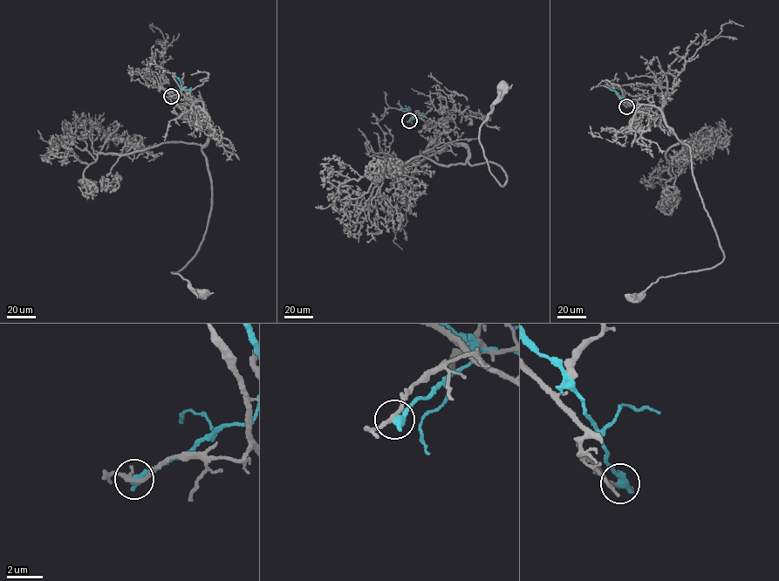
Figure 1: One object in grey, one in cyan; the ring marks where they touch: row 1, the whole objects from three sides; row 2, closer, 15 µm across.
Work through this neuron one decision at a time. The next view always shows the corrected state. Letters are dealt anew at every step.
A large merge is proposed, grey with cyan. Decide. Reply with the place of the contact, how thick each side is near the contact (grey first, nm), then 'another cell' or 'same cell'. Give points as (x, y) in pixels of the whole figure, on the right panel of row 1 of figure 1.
(626, 106) | 240/500 nm | another cell

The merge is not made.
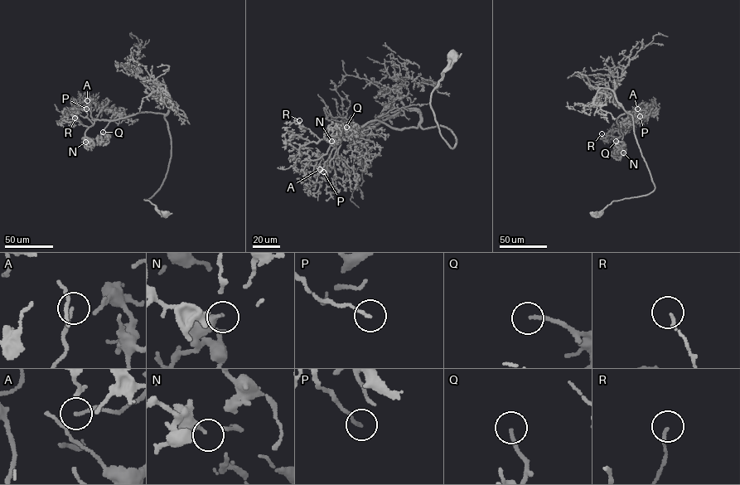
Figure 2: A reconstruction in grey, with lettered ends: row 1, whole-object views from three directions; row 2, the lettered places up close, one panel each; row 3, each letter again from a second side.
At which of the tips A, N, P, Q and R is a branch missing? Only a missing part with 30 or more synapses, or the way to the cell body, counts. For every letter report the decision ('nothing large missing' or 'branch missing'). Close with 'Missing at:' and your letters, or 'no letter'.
A: nothing large missing
N: nothing large missing
P: nothing large missing
Q: branch missing
R: nothing large missing
Missing at: Q

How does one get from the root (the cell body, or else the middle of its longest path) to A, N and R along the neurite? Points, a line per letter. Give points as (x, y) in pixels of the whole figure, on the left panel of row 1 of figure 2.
A: (165, 213), (144, 200), (160, 187), (167, 172), (171, 146), (165, 114), (93, 119), (87, 100)
N: (165, 213), (144, 200), (167, 172), (165, 114), (95, 119), (85, 148), (85, 142)
R: (165, 213), (144, 200), (167, 172), (165, 114), (140, 112), (89, 127), (74, 118)

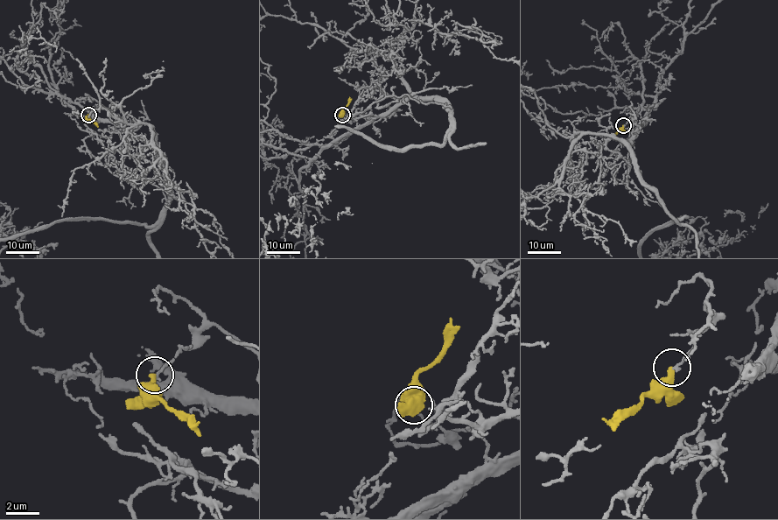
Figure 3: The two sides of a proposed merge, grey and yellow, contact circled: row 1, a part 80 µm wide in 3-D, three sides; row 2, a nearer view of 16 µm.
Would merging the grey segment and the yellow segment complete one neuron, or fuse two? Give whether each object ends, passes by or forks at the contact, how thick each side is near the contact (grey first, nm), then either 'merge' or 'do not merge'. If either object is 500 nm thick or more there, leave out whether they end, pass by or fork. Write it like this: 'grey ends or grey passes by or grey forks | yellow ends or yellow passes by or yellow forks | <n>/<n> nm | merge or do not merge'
grey ends | yellow ends | 160/440 nm | do not merge

